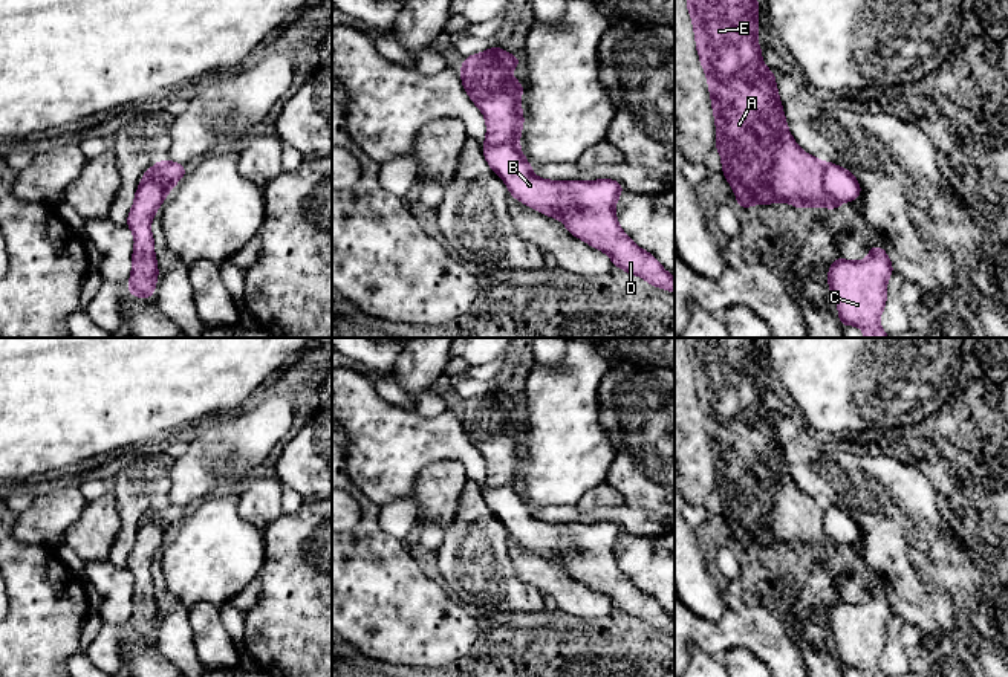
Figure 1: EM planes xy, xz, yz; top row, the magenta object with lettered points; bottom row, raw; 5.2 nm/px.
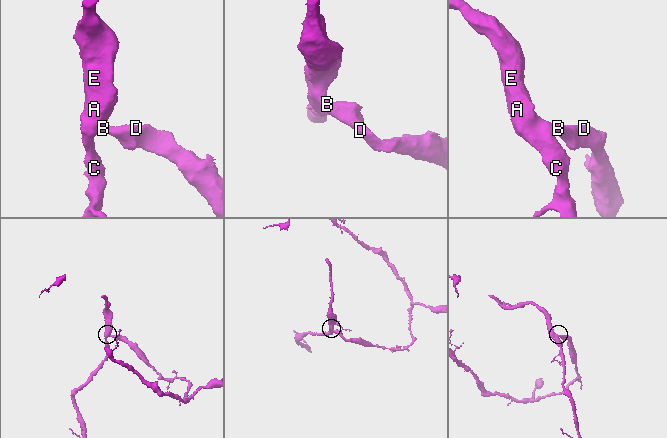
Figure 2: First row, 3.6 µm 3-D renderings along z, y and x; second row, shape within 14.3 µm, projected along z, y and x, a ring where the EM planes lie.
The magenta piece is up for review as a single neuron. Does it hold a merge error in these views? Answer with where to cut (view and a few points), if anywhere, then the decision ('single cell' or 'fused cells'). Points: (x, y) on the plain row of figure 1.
cut yz (825, 505), (823, 529), (838, 544); fused cells

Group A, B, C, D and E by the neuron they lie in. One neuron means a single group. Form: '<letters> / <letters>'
A C E / B D

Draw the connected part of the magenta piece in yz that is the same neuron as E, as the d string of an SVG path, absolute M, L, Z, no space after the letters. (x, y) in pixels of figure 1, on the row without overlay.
M687 338L687 351L711 439L714 489L739 550L786 544L797 552L838 552L823 526L826 504L803 494L788 472L774 414L763 407L757 385L760 345L756 338Z

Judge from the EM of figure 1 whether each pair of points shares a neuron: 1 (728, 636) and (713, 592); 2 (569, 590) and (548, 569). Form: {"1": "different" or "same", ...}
{"1": "different", "2": "same"}

